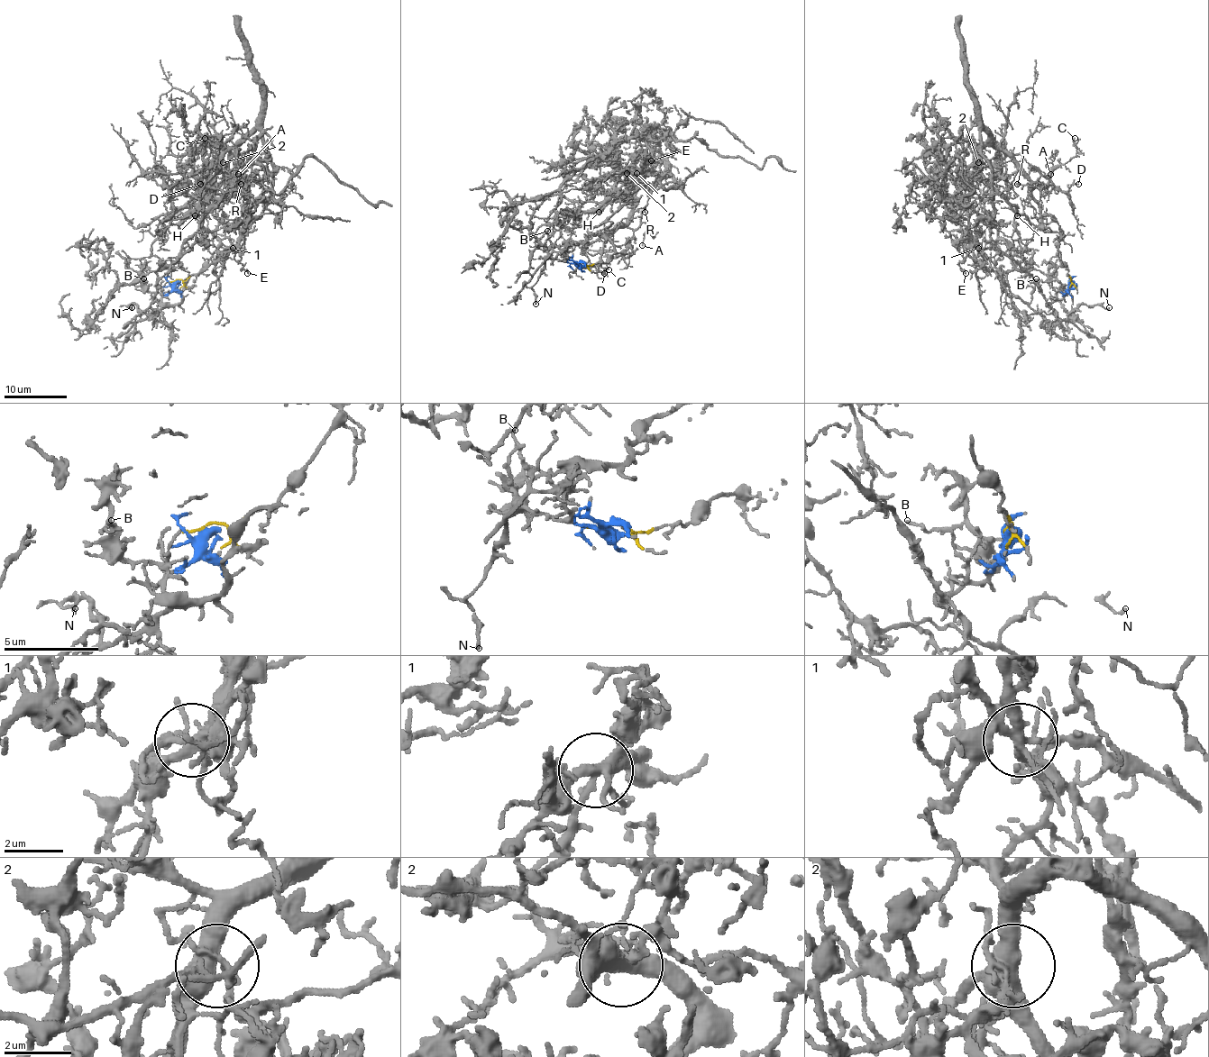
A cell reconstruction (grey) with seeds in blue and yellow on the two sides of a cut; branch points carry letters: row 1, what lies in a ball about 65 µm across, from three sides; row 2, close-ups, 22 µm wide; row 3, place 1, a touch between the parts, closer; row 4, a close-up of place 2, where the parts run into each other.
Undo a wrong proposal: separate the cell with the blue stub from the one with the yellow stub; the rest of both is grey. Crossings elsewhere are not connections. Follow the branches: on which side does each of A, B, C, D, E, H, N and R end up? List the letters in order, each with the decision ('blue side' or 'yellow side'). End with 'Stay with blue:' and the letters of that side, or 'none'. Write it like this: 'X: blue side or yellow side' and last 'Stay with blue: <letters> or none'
A: yellow side
B: blue side
C: yellow side
D: yellow side
E: blue side
H: yellow side
N: blue side
R: yellow side
Stay with blue: B, E, N

